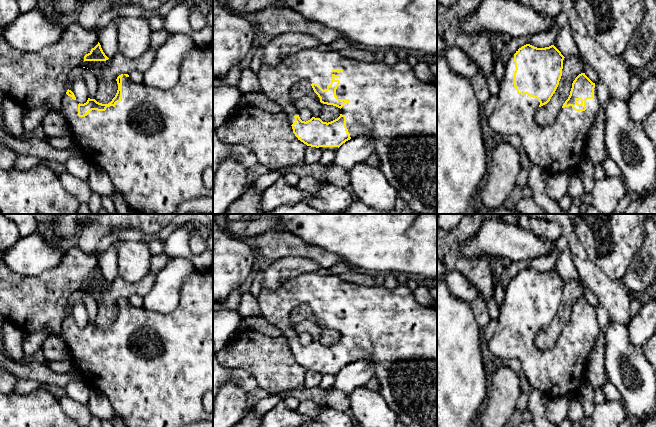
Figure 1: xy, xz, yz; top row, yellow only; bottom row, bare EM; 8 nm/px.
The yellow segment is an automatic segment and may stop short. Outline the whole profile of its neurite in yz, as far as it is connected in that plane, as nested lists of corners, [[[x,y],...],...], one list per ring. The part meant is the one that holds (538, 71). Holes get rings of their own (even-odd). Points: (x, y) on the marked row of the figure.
[[[526,44],[519,48],[506,63],[497,95],[498,102],[488,118],[493,132],[518,135],[521,148],[529,160],[543,169],[546,176],[576,172],[585,154],[589,130],[600,109],[595,83],[581,73],[573,81],[570,95],[555,121],[547,126],[540,126],[535,121],[537,110],[550,101],[559,85],[564,58],[554,45],[537,48]]]

